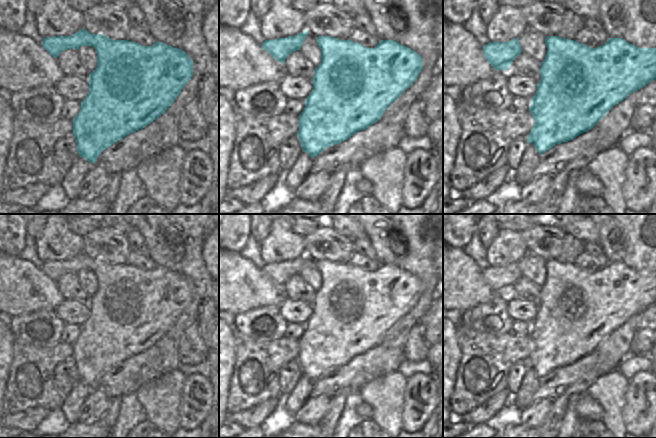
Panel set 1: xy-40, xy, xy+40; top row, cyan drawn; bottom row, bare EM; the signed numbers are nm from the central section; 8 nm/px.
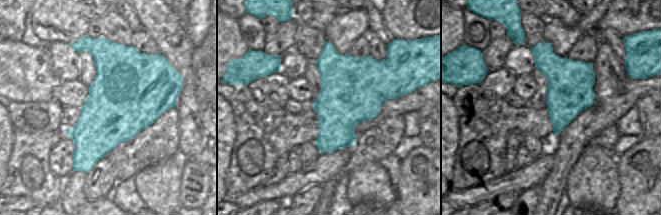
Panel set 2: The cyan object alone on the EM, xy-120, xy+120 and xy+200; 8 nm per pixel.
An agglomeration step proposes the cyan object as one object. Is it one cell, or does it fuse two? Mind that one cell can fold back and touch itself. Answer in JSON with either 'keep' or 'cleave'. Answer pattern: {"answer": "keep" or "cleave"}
{"answer": "keep"}

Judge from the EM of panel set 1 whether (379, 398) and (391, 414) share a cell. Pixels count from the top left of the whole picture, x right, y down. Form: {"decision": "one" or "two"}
{"decision": "one"}

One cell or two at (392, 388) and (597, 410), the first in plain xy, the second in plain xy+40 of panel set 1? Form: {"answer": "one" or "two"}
{"answer": "two"}

